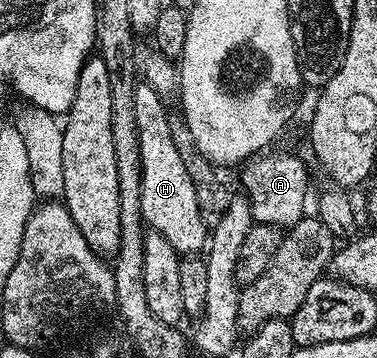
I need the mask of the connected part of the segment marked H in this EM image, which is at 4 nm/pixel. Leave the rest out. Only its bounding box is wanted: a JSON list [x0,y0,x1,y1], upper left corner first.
[133,84,209,255]

